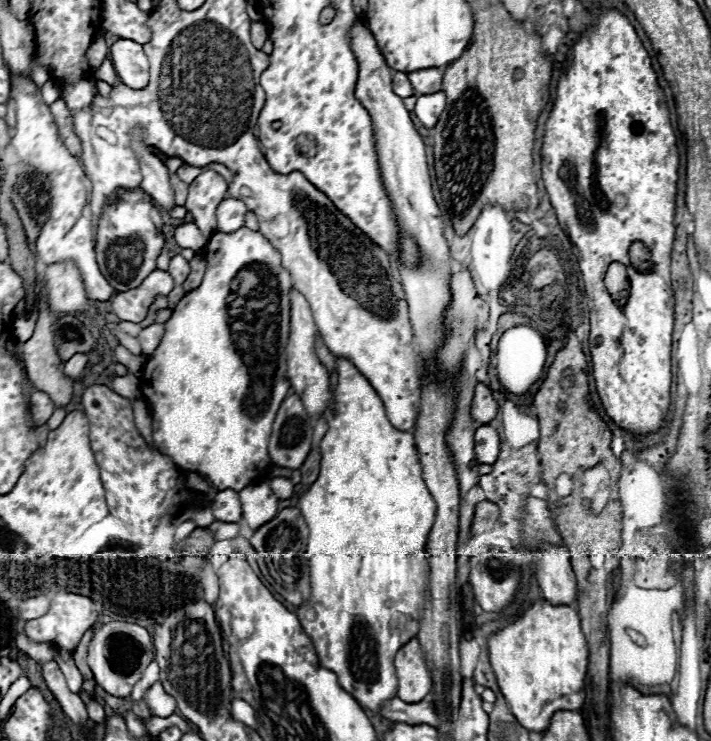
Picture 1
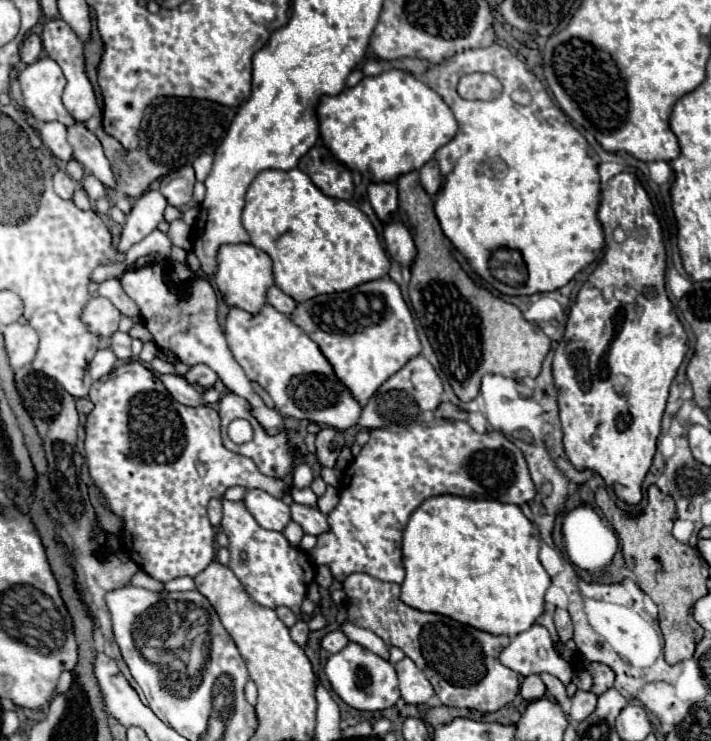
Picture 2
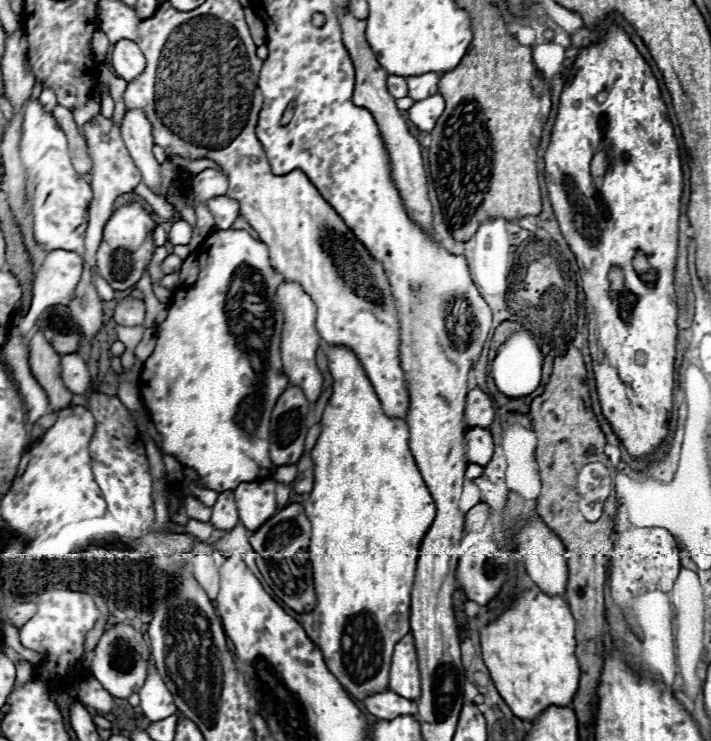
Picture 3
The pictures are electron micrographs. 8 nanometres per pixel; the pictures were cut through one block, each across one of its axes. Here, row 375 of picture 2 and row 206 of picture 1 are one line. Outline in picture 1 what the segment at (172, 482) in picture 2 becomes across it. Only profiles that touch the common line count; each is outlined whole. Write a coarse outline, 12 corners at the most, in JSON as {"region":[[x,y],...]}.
{"region":[[142,188],[104,208],[96,262],[132,290],[156,268],[162,212]]}

